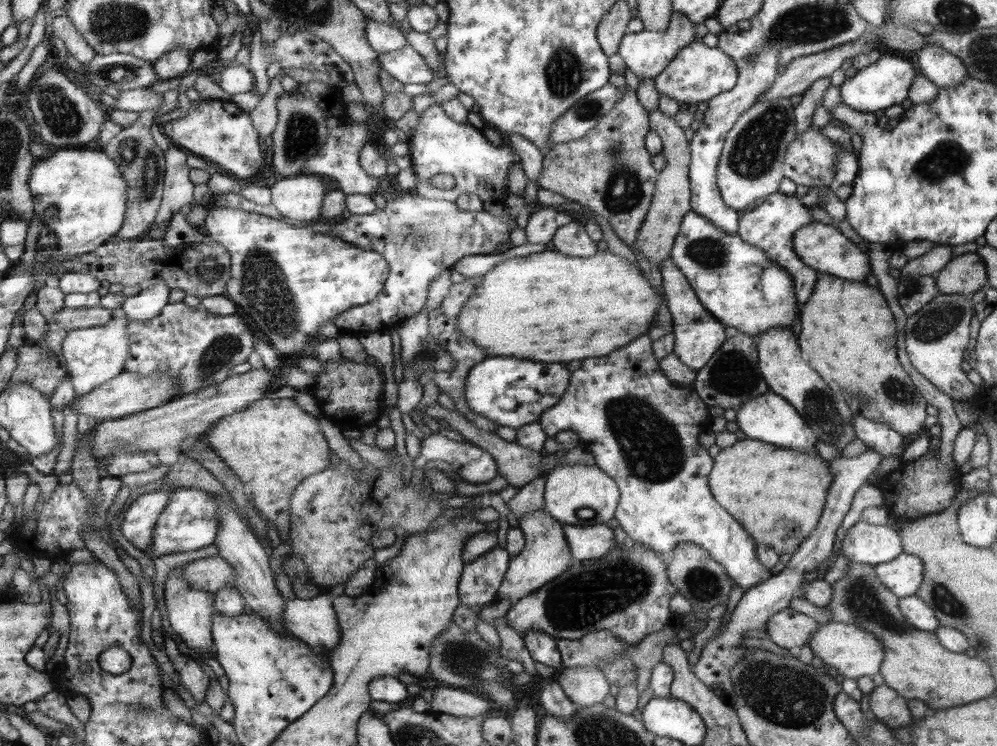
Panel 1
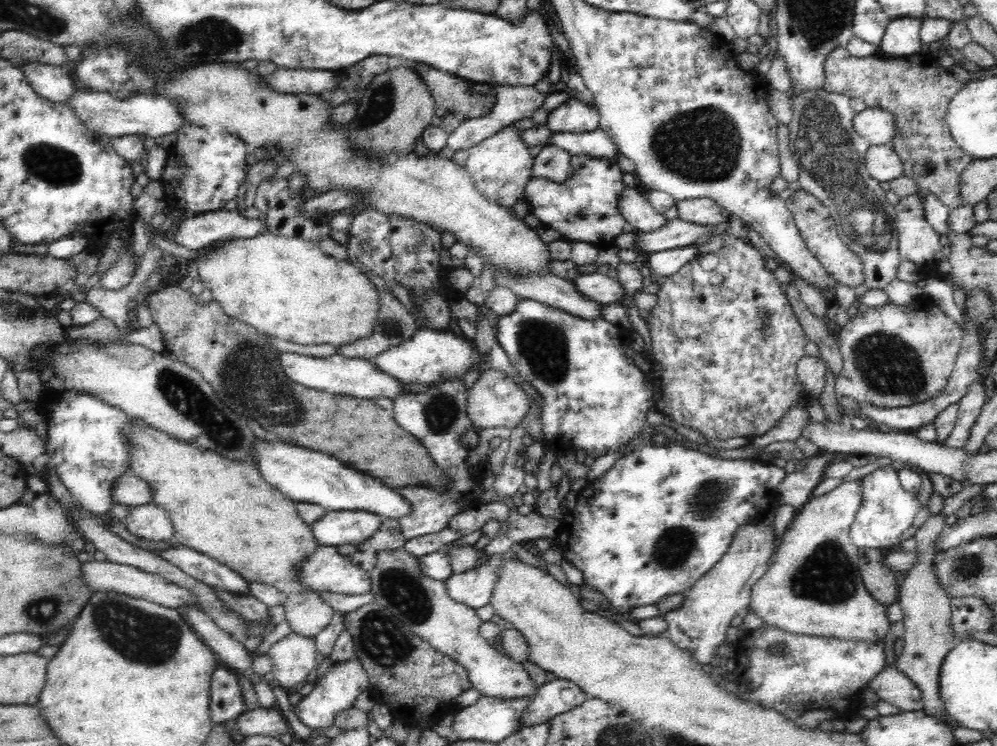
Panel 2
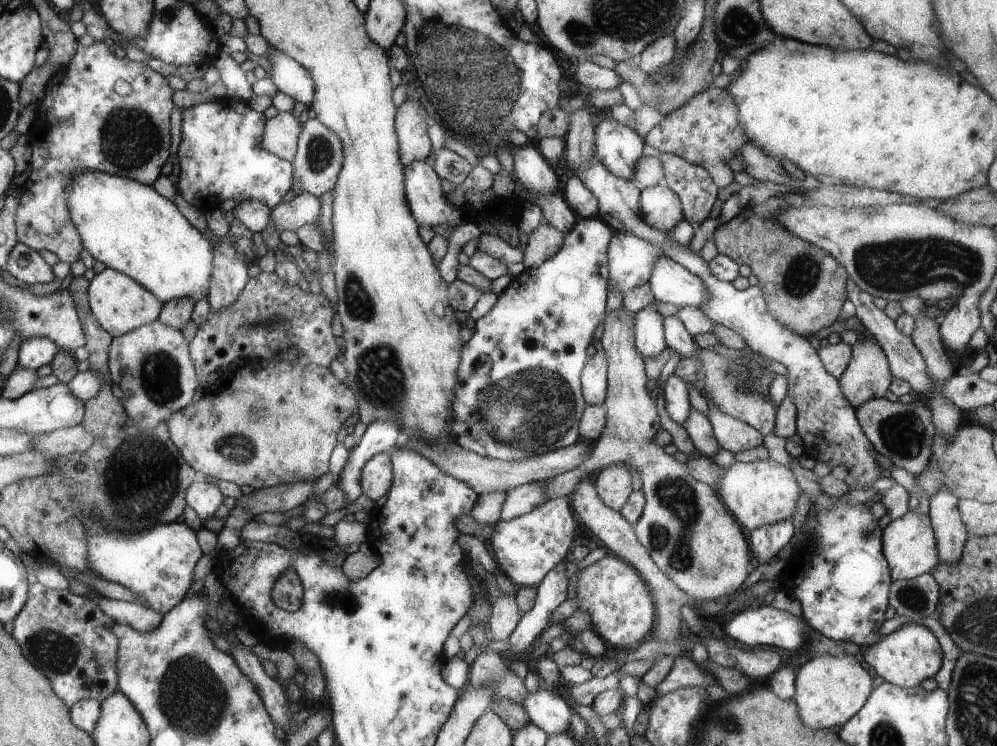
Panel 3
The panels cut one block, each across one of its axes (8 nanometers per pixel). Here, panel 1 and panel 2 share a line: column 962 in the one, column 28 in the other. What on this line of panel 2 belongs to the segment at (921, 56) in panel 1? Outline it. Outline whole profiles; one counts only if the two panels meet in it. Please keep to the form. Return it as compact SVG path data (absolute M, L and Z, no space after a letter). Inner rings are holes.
M28 60L20 64L20 69L32 89L42 98L52 102L66 103L77 90L67 65L50 66Z

